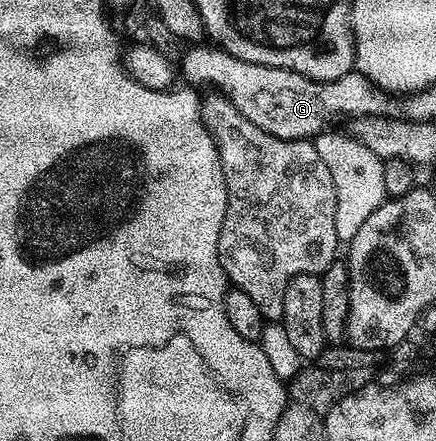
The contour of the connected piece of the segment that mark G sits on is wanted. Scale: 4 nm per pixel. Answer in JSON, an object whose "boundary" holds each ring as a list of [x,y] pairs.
{"boundary":[[[198,43],[182,57],[182,77],[187,86],[199,87],[198,85],[211,85],[211,90],[217,91],[221,96],[226,97],[260,131],[268,131],[268,135],[278,137],[281,141],[304,141],[317,138],[319,133],[327,132],[330,125],[337,117],[354,117],[361,119],[371,115],[386,115],[391,112],[391,98],[386,96],[381,90],[375,89],[370,84],[364,74],[352,71],[348,75],[340,75],[340,79],[331,81],[313,81],[296,71],[288,71],[280,67],[268,67],[260,63],[248,63],[244,59],[236,59],[228,55],[222,49],[215,47],[210,43]]]}

